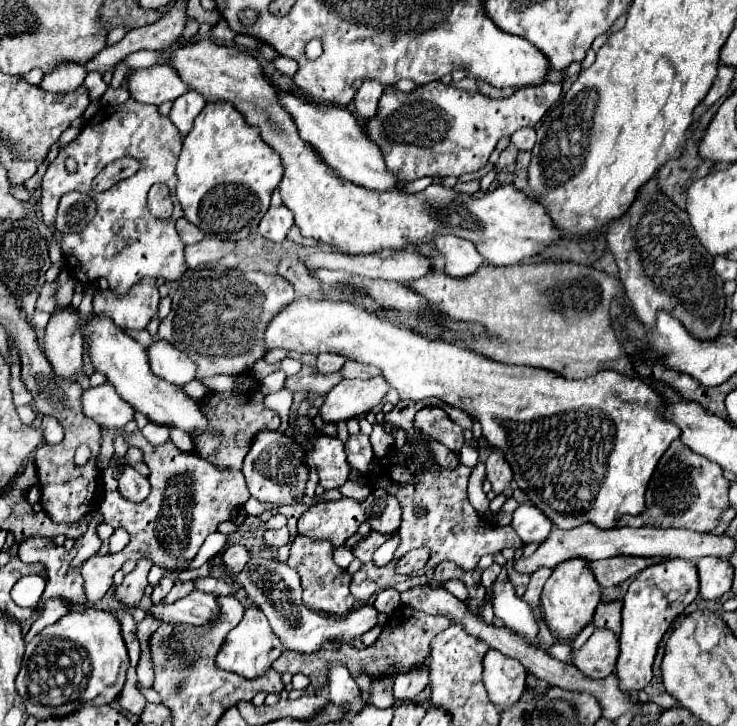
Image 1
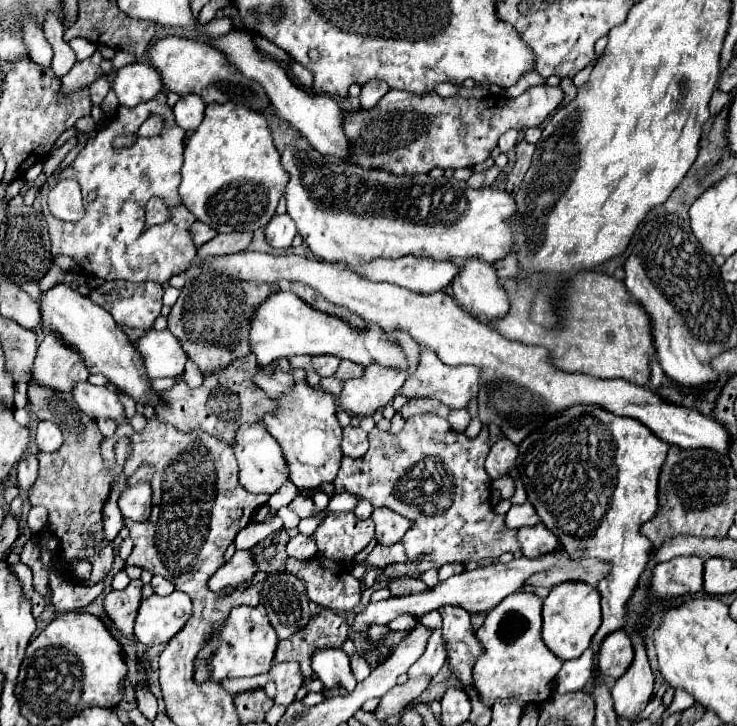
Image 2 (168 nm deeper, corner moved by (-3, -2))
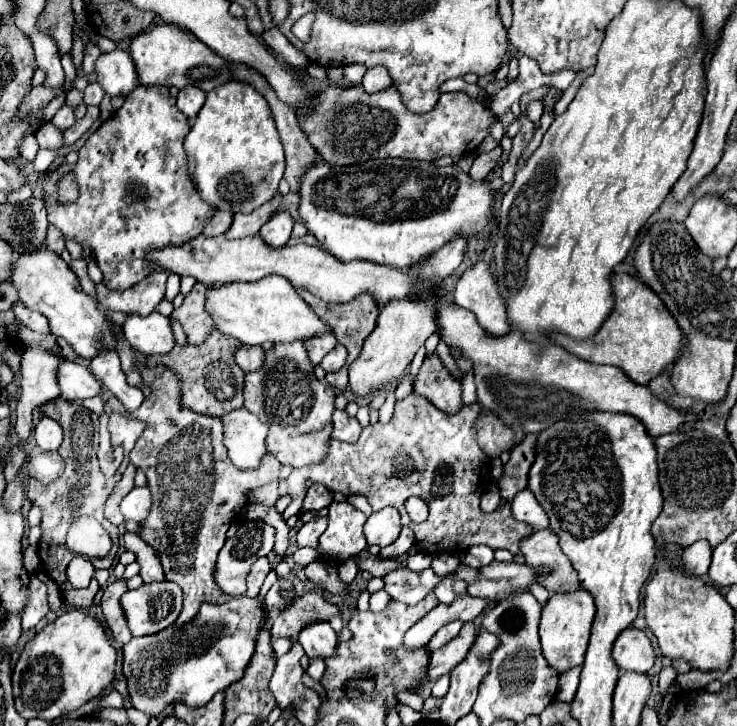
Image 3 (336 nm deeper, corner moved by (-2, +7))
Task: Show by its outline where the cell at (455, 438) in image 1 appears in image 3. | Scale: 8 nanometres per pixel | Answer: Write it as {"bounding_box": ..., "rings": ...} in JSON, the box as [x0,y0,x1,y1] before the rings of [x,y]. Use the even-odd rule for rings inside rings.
{"bounding_box":[308,392,534,556],"rings":[[[412,392],[406,398],[396,402],[394,416],[388,424],[370,424],[368,428],[362,430],[360,440],[356,444],[338,442],[332,438],[328,442],[328,456],[320,464],[308,468],[310,480],[326,486],[330,492],[342,492],[346,496],[362,494],[368,498],[374,512],[387,506],[398,508],[398,512],[402,514],[402,526],[410,526],[416,532],[416,548],[430,556],[456,552],[458,544],[462,548],[464,542],[466,542],[466,548],[472,544],[486,544],[492,550],[504,548],[504,550],[510,550],[512,554],[520,554],[520,542],[528,538],[534,532],[534,528],[530,524],[514,520],[508,502],[492,514],[484,514],[480,510],[480,496],[484,486],[490,480],[490,458],[476,444],[476,428],[472,428],[480,410],[482,410],[480,404],[474,402],[470,406],[464,404],[456,414],[444,414],[434,404],[430,404],[424,396]],[[410,496],[420,496],[428,504],[430,516],[426,522],[416,524],[408,518],[404,510],[404,502]]]}

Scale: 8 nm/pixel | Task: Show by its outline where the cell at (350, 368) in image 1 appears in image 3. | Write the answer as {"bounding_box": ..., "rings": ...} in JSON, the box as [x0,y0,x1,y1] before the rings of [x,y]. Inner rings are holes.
{"bounding_box":[320,344,346,372],"rings":[[[336,344],[336,348],[332,352],[328,352],[324,356],[324,360],[320,362],[320,366],[326,370],[326,372],[336,372],[344,366],[344,360],[346,360],[346,348],[342,344]]]}

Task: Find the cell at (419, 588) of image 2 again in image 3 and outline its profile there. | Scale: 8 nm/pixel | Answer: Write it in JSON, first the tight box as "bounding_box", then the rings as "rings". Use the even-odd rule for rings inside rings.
{"bounding_box":[354,556,402,578],"rings":[[[358,556],[354,560],[356,560],[360,570],[368,570],[372,576],[378,576],[378,578],[382,578],[392,568],[400,568],[402,566],[398,560],[390,560],[390,558],[384,560],[384,558],[378,558],[378,556],[366,556],[366,558]]]}

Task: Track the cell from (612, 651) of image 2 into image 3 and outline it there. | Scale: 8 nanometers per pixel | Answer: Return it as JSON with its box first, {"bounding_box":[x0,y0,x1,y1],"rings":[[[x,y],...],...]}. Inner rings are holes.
{"bounding_box":[614,626,656,674],"rings":[[[630,626],[614,644],[614,660],[622,672],[648,674],[656,662],[656,652],[646,632]]]}

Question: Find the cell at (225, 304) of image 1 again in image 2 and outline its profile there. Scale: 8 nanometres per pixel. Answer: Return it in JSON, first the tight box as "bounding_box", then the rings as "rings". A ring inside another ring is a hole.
{"bounding_box":[167,273,279,375],"rings":[[[201,273],[181,289],[181,295],[167,317],[167,329],[179,339],[183,351],[199,367],[199,371],[203,375],[213,375],[251,353],[249,331],[253,313],[277,291],[279,287],[269,283]]]}

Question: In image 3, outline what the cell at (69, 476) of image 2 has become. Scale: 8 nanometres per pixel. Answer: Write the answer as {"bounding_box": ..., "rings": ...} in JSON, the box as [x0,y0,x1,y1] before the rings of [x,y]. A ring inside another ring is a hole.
{"bounding_box":[26,398,130,610],"rings":[[[62,398],[52,400],[52,402],[44,404],[42,408],[44,408],[44,414],[54,418],[56,422],[60,422],[60,426],[64,430],[64,442],[62,442],[58,452],[64,458],[66,468],[64,468],[62,476],[58,480],[54,480],[52,484],[48,484],[48,486],[40,484],[34,478],[28,480],[26,496],[30,498],[30,502],[34,506],[38,506],[42,510],[42,538],[40,538],[40,544],[38,544],[38,552],[40,552],[40,560],[42,560],[44,570],[60,586],[62,598],[64,598],[66,606],[76,608],[76,610],[86,610],[86,608],[90,608],[94,604],[94,596],[98,594],[100,586],[98,586],[96,580],[92,580],[88,588],[76,590],[68,582],[66,566],[70,564],[70,560],[76,554],[66,546],[66,534],[68,534],[72,522],[78,516],[92,516],[92,518],[96,518],[108,530],[108,534],[112,538],[112,550],[104,558],[92,558],[92,564],[94,564],[96,570],[112,566],[116,550],[118,550],[118,528],[104,518],[104,504],[106,504],[106,498],[110,496],[110,492],[114,490],[114,486],[118,484],[118,480],[121,479],[124,470],[130,463],[130,459],[129,456],[124,458],[116,474],[111,478],[106,478],[100,472],[100,466],[98,466],[98,460],[96,460],[96,450],[98,450],[98,416],[94,412],[90,412],[88,408],[84,408],[84,406],[70,404],[70,402],[62,400]]]}

